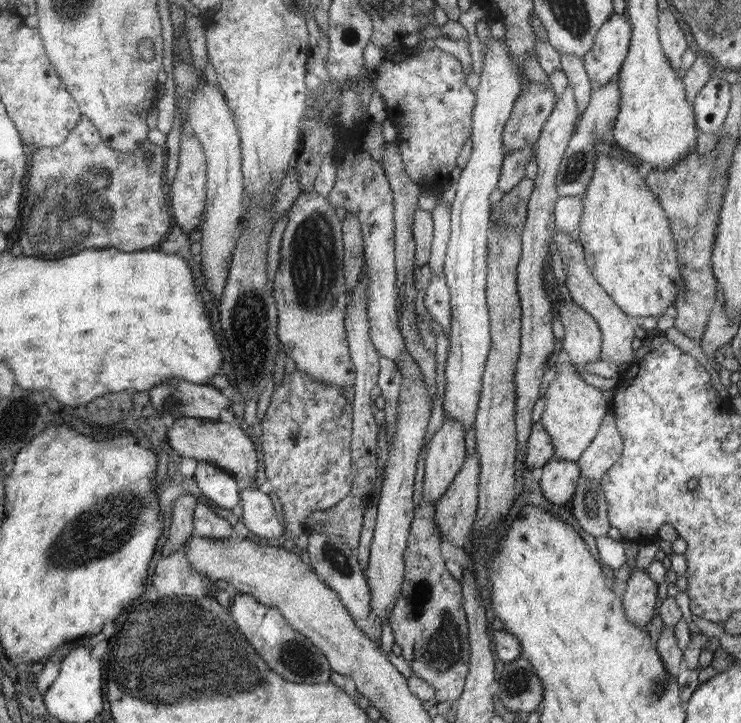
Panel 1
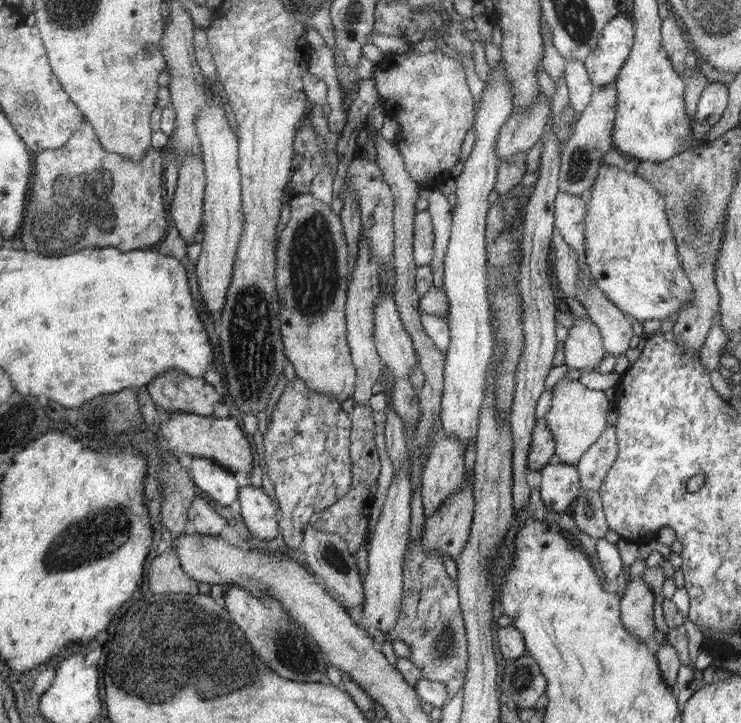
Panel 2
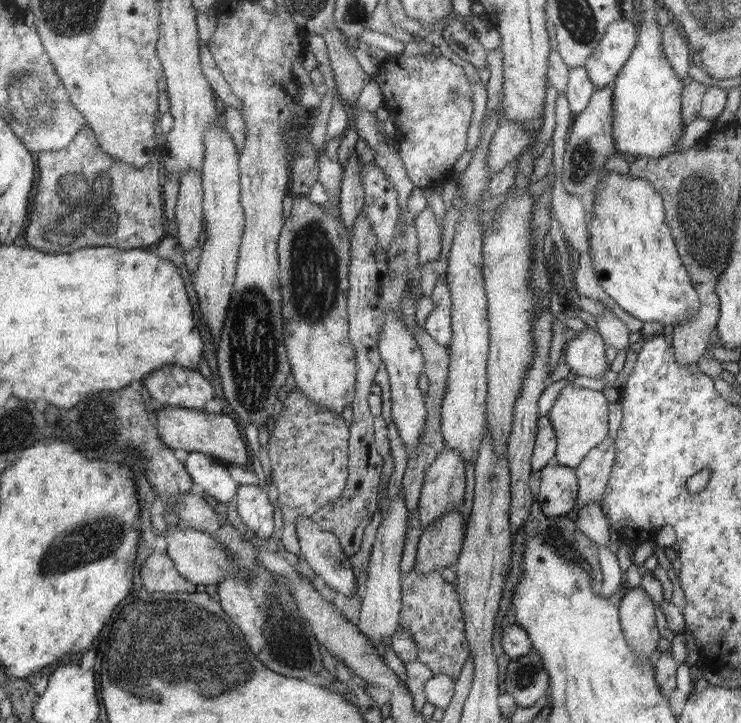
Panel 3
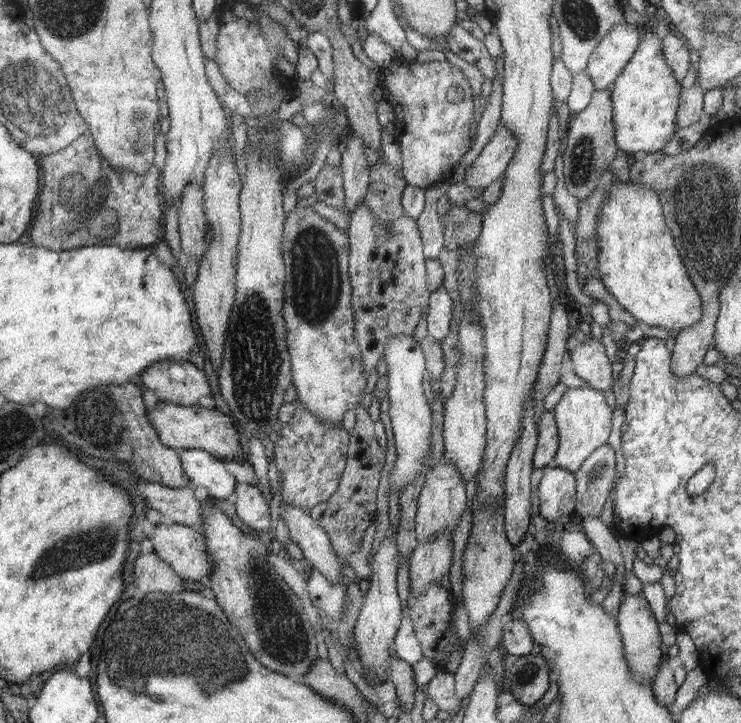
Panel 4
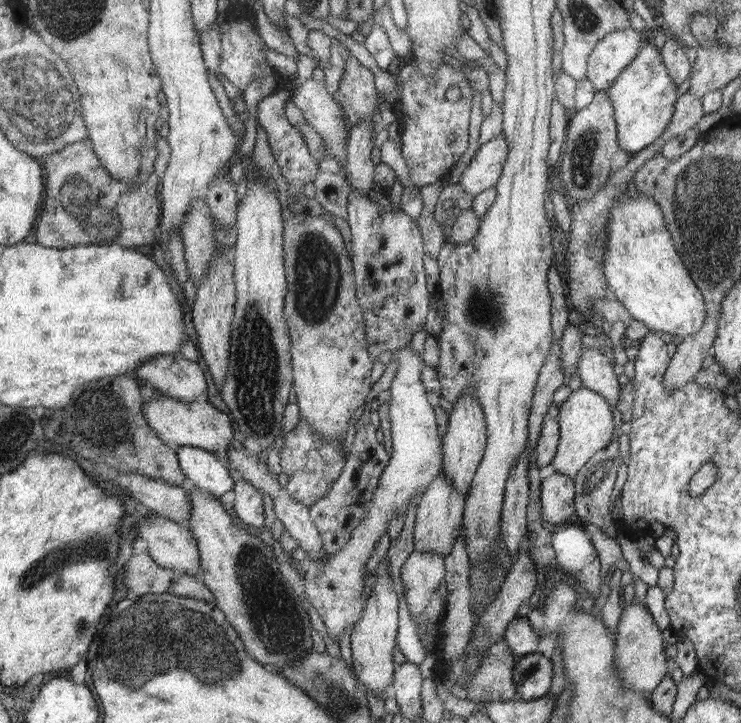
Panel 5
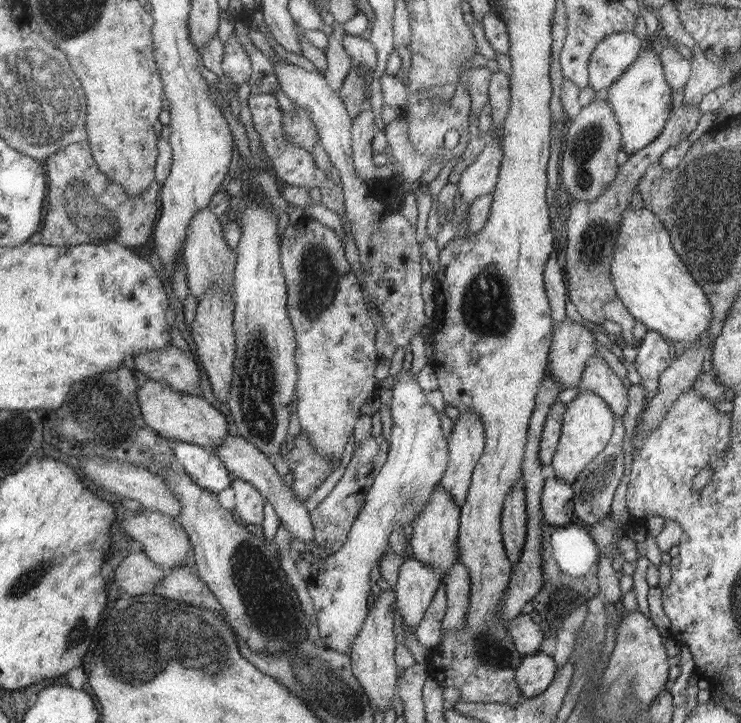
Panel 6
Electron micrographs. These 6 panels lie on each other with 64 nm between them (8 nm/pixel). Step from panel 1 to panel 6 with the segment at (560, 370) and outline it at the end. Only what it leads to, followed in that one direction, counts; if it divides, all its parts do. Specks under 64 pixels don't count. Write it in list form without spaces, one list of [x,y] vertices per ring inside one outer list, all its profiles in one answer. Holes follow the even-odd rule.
[[[580,391],[574,401],[567,404],[563,416],[562,438],[559,439],[558,450],[552,459],[555,476],[566,483],[574,483],[579,475],[586,470],[588,463],[610,442],[614,426],[614,413],[603,397],[595,392]]]

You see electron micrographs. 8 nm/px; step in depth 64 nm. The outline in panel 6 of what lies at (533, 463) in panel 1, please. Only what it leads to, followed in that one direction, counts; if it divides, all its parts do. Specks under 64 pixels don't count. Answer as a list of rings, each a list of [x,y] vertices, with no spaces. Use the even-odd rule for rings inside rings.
[[[556,401],[548,411],[540,441],[540,462],[550,465],[558,450],[559,439],[562,438],[563,416],[567,405]]]

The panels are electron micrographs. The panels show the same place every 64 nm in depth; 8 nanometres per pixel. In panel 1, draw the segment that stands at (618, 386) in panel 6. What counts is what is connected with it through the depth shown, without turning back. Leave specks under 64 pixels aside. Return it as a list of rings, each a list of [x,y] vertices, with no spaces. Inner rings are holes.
[[[558,298],[557,314],[565,328],[563,344],[564,357],[574,366],[585,366],[600,360],[603,345],[603,331],[595,317],[584,310],[573,299]]]

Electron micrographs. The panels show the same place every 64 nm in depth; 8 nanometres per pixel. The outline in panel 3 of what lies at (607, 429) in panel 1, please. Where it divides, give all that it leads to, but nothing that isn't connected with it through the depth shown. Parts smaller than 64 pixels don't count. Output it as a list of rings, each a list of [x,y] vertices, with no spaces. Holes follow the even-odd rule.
[[[606,438],[598,447],[591,450],[591,454],[584,458],[580,466],[576,467],[577,508],[588,503],[601,502],[615,460],[616,448],[610,439]]]

